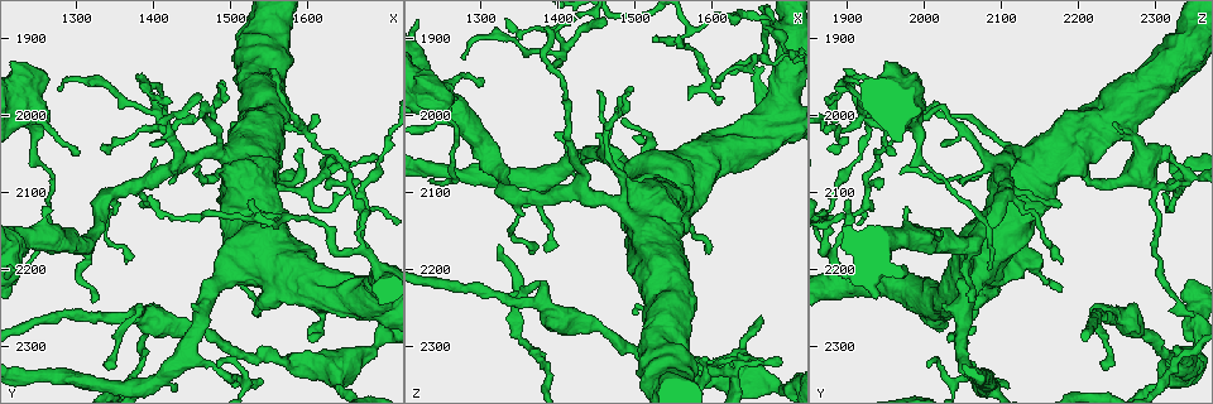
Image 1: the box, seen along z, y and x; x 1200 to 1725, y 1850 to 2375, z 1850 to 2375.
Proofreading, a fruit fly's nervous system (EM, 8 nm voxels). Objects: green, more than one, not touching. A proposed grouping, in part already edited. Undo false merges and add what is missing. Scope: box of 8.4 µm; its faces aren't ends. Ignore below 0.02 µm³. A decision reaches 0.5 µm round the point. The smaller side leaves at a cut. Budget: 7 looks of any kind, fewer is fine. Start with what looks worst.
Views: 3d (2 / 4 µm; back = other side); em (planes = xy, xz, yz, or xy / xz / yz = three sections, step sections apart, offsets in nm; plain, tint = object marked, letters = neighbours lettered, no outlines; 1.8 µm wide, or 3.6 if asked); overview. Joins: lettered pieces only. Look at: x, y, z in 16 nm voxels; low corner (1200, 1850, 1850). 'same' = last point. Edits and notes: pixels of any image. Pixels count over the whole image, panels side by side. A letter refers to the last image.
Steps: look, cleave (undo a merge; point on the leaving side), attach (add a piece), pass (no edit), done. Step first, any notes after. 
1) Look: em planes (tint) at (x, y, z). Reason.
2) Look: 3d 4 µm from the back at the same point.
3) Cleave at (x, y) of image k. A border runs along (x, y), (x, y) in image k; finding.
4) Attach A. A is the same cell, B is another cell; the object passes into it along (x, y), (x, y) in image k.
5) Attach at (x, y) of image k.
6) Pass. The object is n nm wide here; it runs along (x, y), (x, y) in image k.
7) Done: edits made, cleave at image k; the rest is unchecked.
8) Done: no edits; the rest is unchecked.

Look: em 3.6 µm xy step 4 (tint) at (1500, 2020, 2255). Stops while still wide.

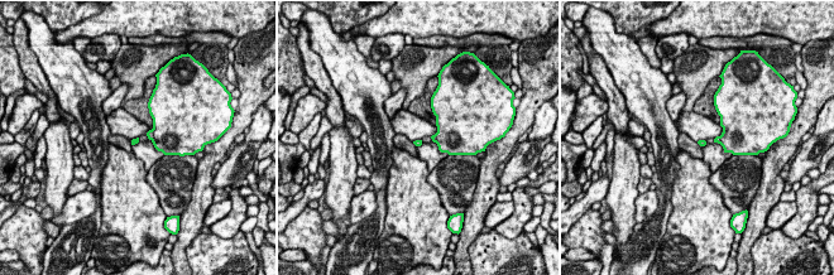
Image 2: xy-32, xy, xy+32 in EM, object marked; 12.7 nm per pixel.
Look: em 3.6 µm xy step 4 (letters) at the same point.

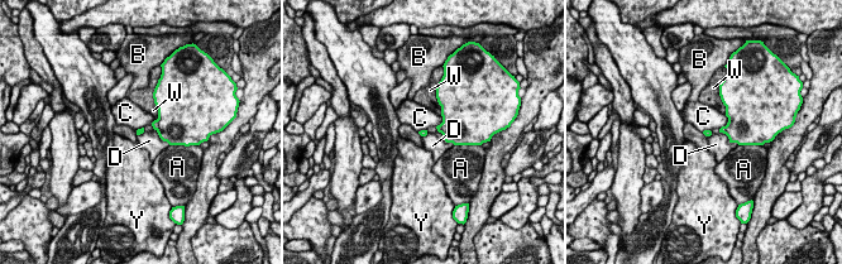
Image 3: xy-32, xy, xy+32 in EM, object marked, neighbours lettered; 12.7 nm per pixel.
Pass. A, B, C, D, W and Y are other cells; a border runs along (726, 114), (727, 123), (719, 129) in image 3; no lettered piece goes on from it.

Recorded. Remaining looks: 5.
Look: em xy step 16 (tint) at (1600, 2025, 1955). Abrupt turn.

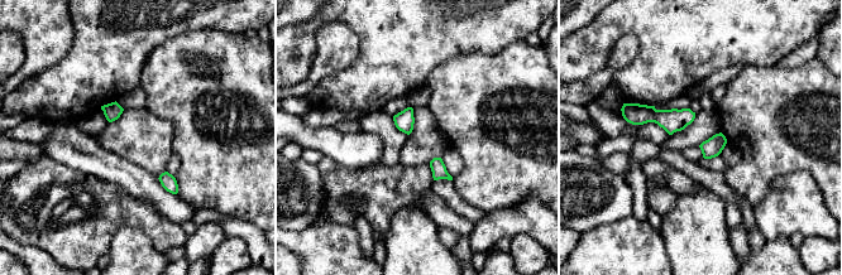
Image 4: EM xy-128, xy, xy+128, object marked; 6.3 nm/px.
Look: em planes (letters) at the same point.

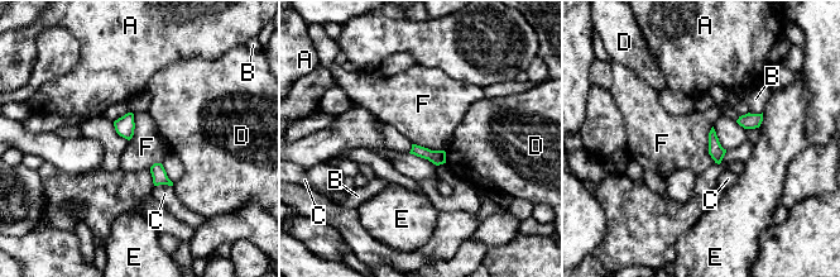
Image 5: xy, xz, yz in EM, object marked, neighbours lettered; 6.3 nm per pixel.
Pass. A, B, C, D, E and F are other cells; a border runs along (713, 125), (709, 154), (715, 162) in image 5; all the same neuron.

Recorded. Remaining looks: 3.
Look: em planes (plain) at (1375, 2260, 2250). Thick turns thin.

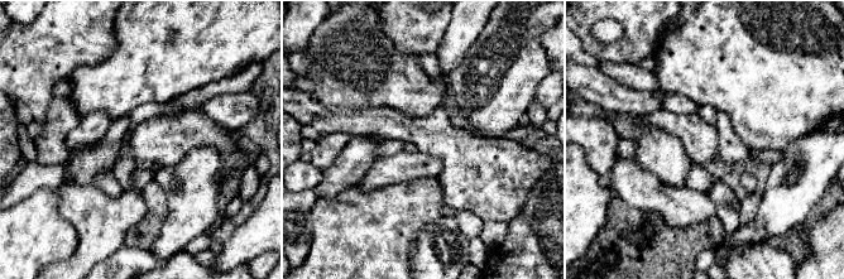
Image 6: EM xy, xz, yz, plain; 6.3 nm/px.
Look: em planes (letters) at the same point. What lies round it.

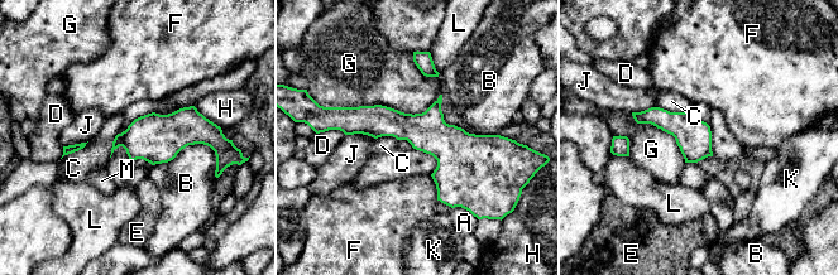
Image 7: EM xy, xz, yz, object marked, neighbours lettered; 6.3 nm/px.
Pass. A, B, C, D, E, F, G, H, J, K, L and M are other cells; a border runs along (657, 106), (670, 111), (690, 111) in image 7; one neuron here.

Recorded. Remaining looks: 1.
Done: no edits; the rest is unchecked.

